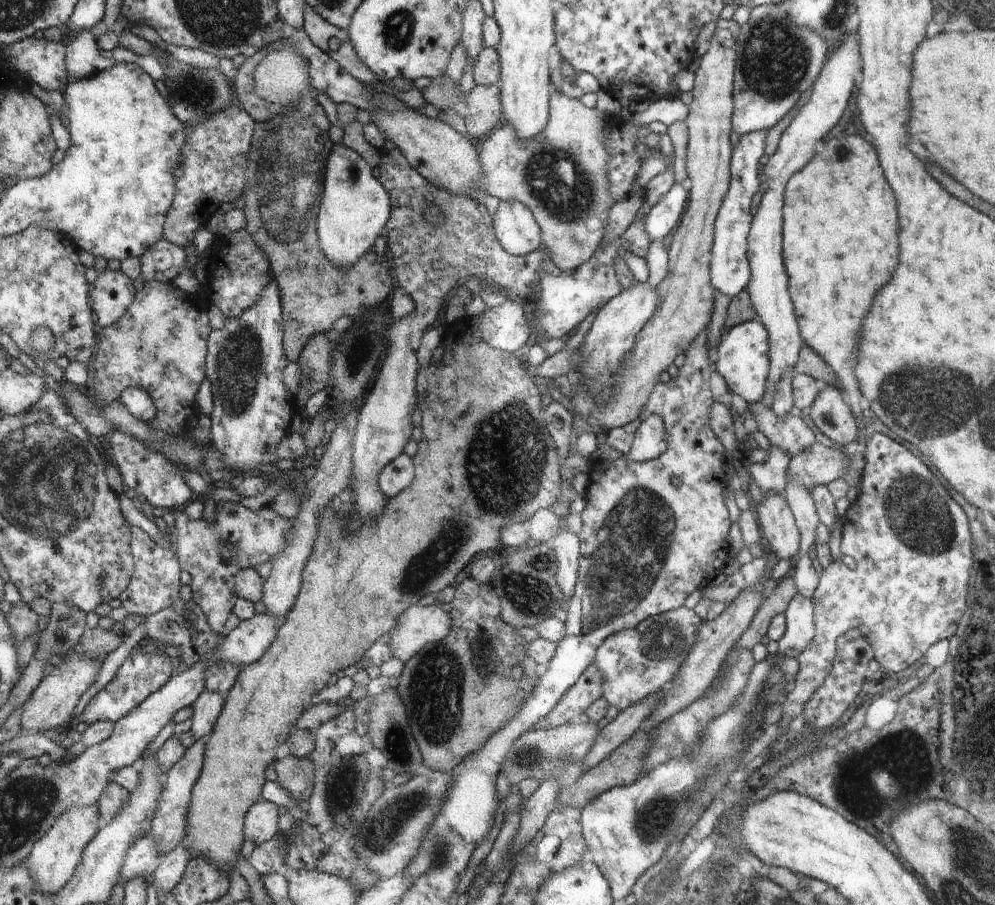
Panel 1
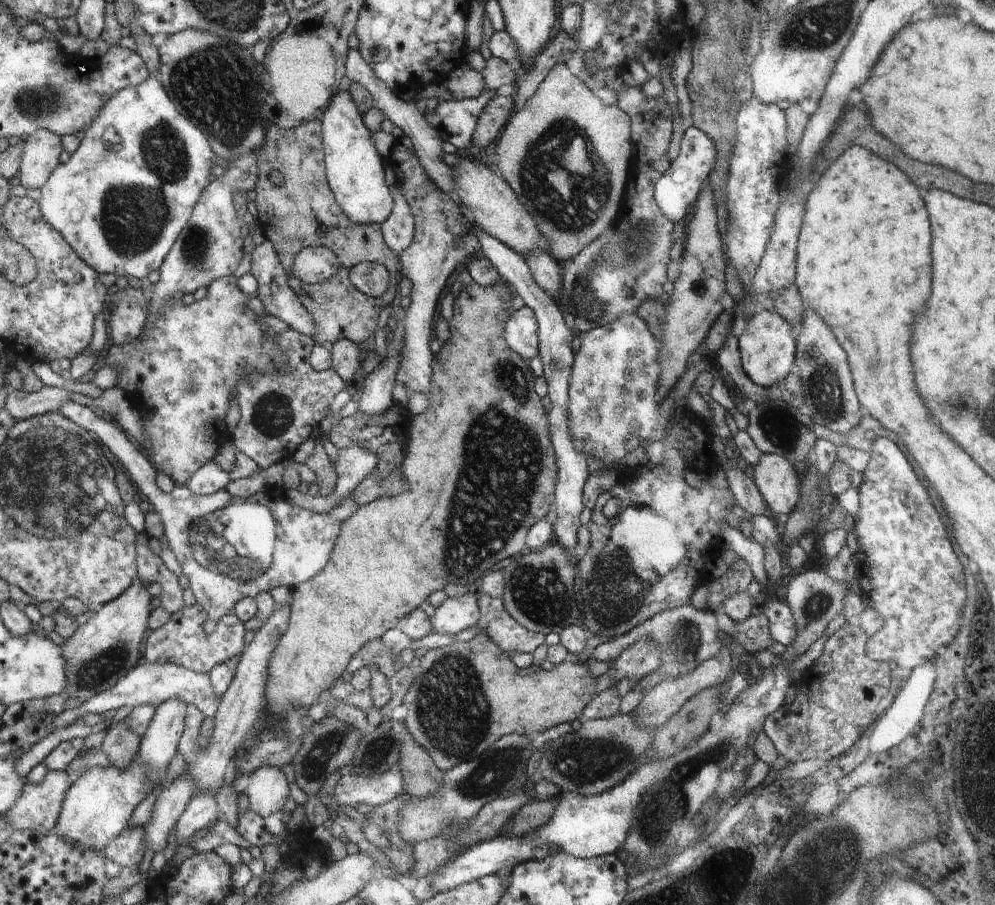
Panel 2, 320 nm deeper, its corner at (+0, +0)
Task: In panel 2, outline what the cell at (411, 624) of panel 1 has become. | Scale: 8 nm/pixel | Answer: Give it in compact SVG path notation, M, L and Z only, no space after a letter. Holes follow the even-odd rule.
M476 588L456 598L448 597L430 617L432 632L460 637L469 633L480 616L479 596Z

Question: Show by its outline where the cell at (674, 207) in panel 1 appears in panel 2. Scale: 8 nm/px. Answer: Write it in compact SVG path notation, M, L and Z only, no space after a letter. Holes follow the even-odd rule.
M694 126L684 131L677 158L671 161L668 170L655 182L656 200L670 220L681 224L688 208L696 204L698 194L704 183L708 181L709 174L714 170L716 153L713 140L705 132Z

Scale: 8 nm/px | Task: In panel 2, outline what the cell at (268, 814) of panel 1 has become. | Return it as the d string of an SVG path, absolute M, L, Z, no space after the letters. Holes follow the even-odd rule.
M263 766L252 771L243 781L242 789L248 795L249 808L261 817L282 811L289 796L289 783L282 769Z

